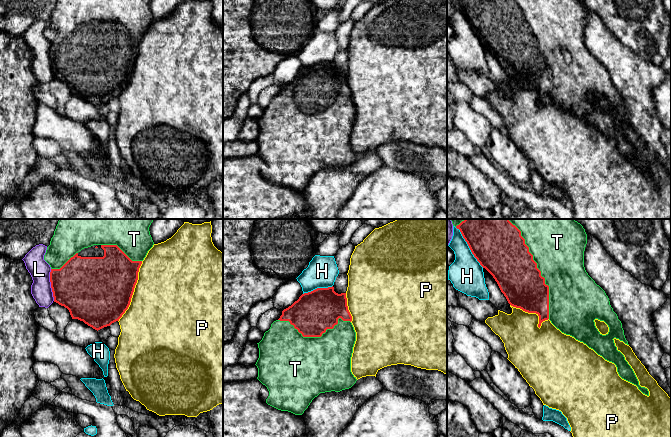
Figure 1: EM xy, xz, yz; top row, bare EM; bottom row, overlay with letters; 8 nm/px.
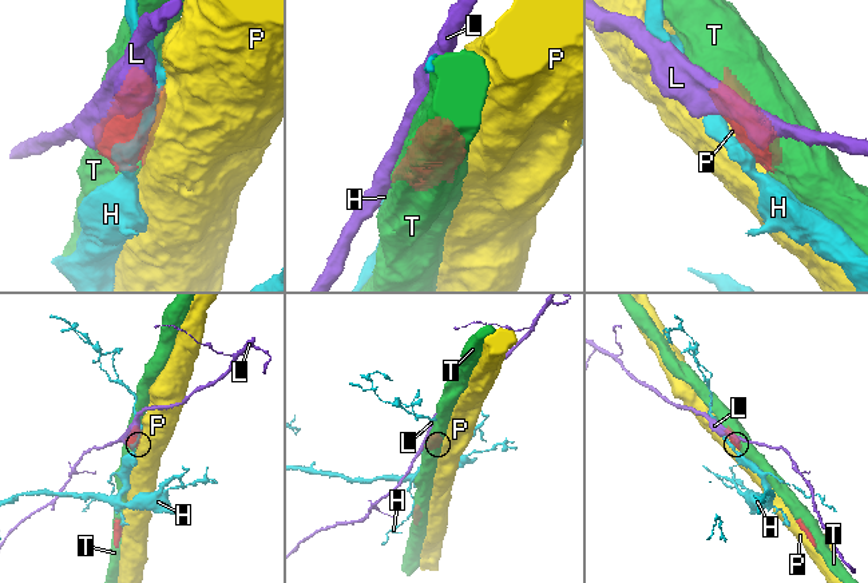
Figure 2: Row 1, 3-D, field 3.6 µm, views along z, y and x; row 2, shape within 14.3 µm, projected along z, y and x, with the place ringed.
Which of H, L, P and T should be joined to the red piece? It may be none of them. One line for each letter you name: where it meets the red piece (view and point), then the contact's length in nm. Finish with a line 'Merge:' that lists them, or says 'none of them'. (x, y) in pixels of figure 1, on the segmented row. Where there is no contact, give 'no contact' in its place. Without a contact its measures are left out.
T: yz (538, 269) | 850 nm
Merge: T

